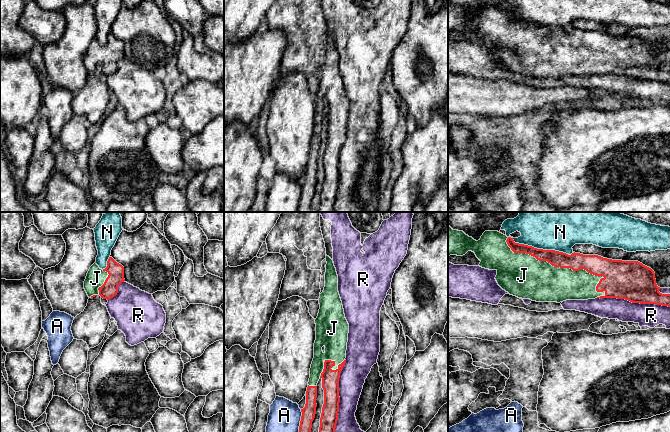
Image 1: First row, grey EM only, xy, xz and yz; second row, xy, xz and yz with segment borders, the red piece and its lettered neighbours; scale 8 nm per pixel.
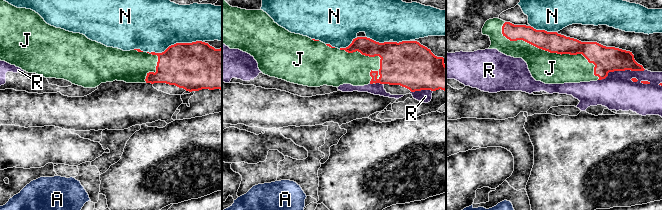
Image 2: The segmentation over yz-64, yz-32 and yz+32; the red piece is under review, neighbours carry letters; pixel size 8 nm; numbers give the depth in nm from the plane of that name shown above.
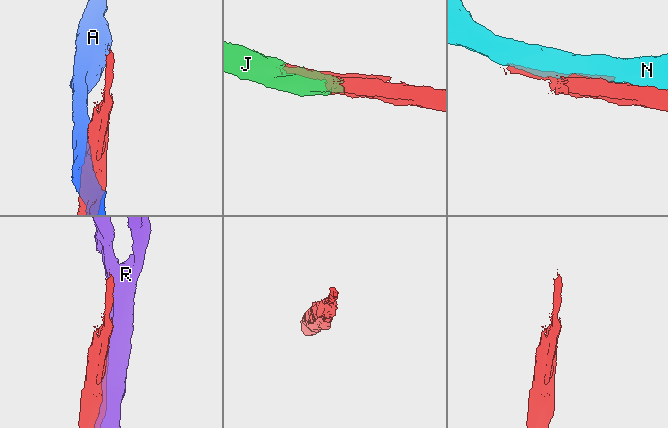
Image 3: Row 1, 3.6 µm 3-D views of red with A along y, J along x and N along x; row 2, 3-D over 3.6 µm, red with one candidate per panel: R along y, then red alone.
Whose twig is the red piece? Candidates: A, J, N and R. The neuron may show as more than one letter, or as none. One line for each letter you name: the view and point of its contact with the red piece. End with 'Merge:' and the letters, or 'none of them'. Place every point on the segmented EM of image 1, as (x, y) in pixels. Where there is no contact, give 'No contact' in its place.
J: Touches red at yz (563, 267)
Merge: J

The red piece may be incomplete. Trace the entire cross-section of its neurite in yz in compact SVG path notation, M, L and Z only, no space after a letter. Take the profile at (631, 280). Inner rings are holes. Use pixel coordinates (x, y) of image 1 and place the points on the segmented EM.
M448 221L448 256L463 256L468 251L475 253L481 261L478 266L496 270L495 277L498 285L510 295L536 302L563 302L566 300L588 300L595 298L625 299L632 303L655 304L670 307L670 294L659 292L654 271L638 261L622 261L603 258L598 255L583 255L572 253L568 255L555 250L537 249L532 246L515 243L513 238L498 231L485 231L476 241L463 231L453 230Z

